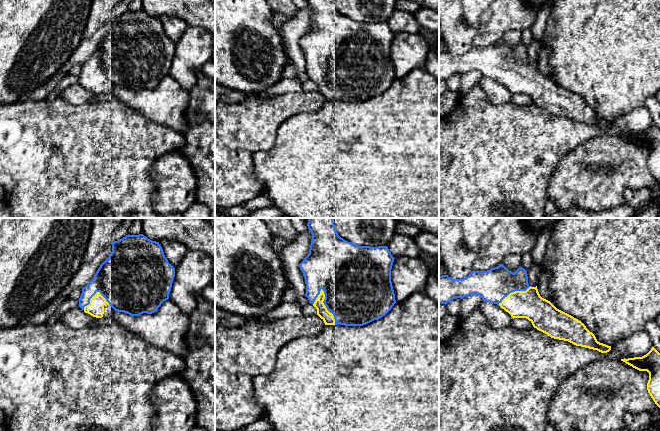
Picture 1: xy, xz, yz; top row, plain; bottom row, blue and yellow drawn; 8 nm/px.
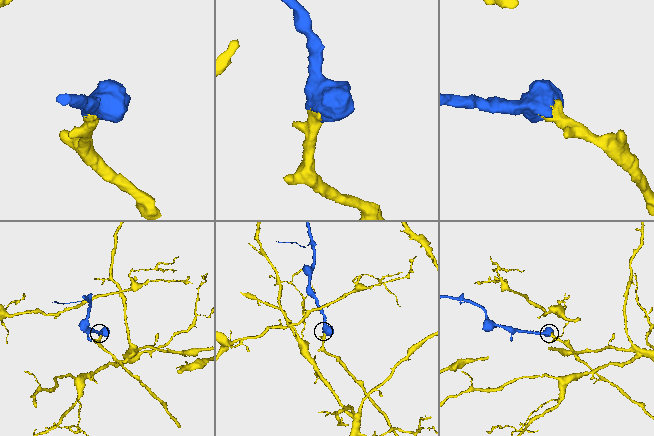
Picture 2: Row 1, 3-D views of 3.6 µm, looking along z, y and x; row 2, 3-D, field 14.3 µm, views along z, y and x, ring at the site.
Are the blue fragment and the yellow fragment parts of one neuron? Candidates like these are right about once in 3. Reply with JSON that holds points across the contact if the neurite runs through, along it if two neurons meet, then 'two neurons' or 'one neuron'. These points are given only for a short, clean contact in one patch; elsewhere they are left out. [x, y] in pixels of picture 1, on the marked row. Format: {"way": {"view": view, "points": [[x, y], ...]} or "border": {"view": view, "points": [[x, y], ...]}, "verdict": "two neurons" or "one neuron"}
{"verdict": "one neuron"}

